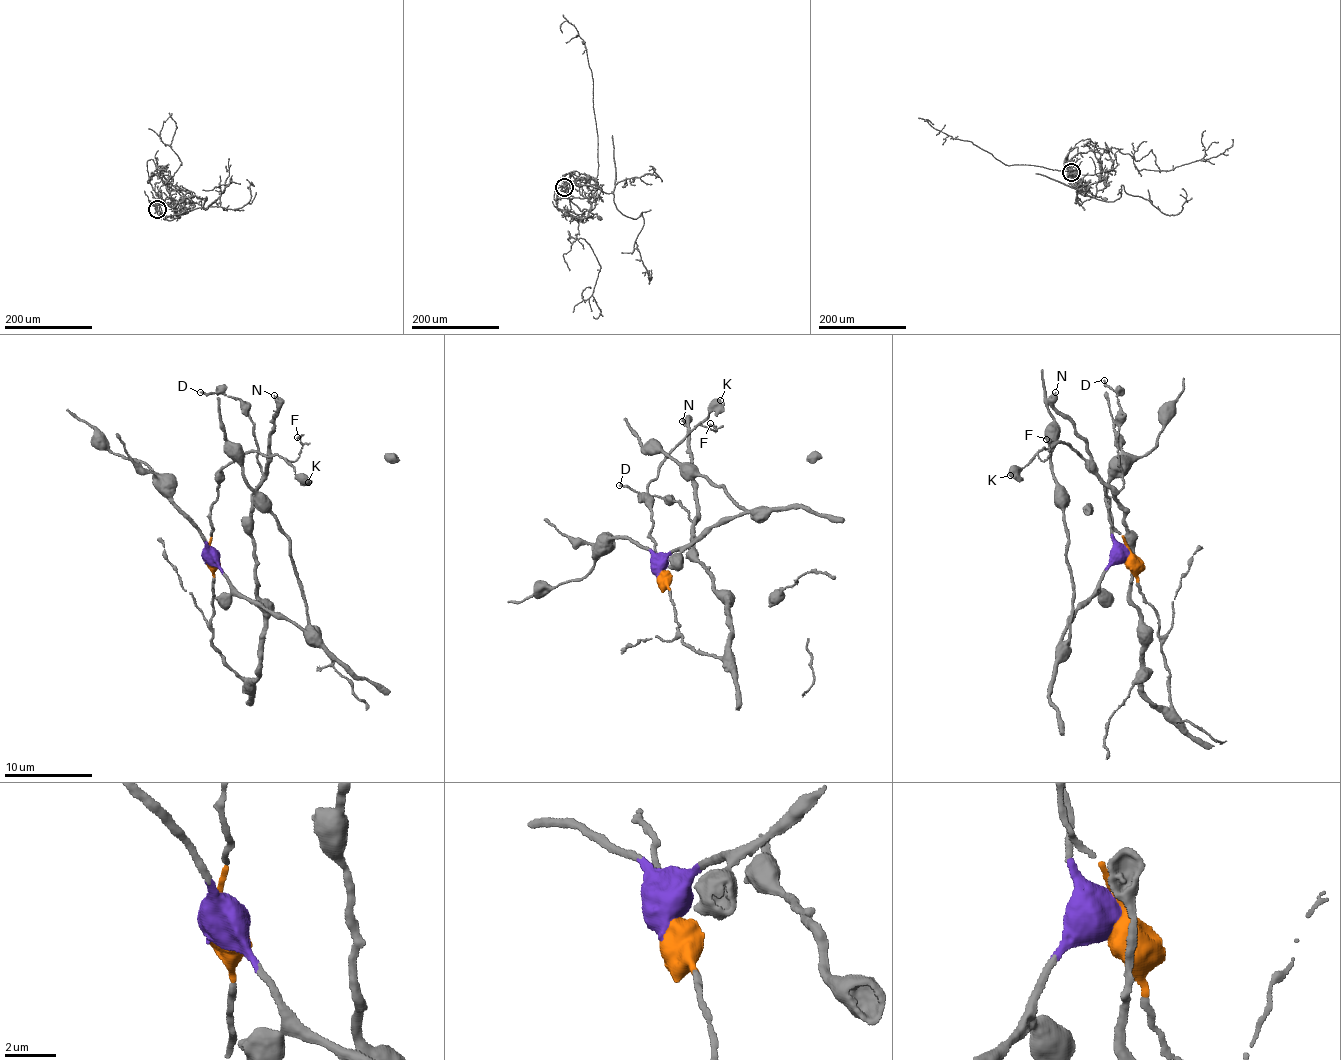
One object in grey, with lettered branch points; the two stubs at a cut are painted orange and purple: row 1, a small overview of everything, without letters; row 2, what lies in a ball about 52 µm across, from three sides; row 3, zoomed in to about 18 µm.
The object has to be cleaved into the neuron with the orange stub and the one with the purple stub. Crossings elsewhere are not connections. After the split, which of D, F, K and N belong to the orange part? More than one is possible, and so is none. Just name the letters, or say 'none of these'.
D, F, K, N

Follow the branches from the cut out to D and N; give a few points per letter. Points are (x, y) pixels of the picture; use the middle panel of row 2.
D: (659, 572), (684, 644), (725, 653), (730, 620), (725, 598), (694, 551), (696, 520), (681, 501), (618, 486)
N: (659, 572), (684, 644), (725, 653), (730, 620), (692, 534), (697, 513), (688, 424), (681, 421)

